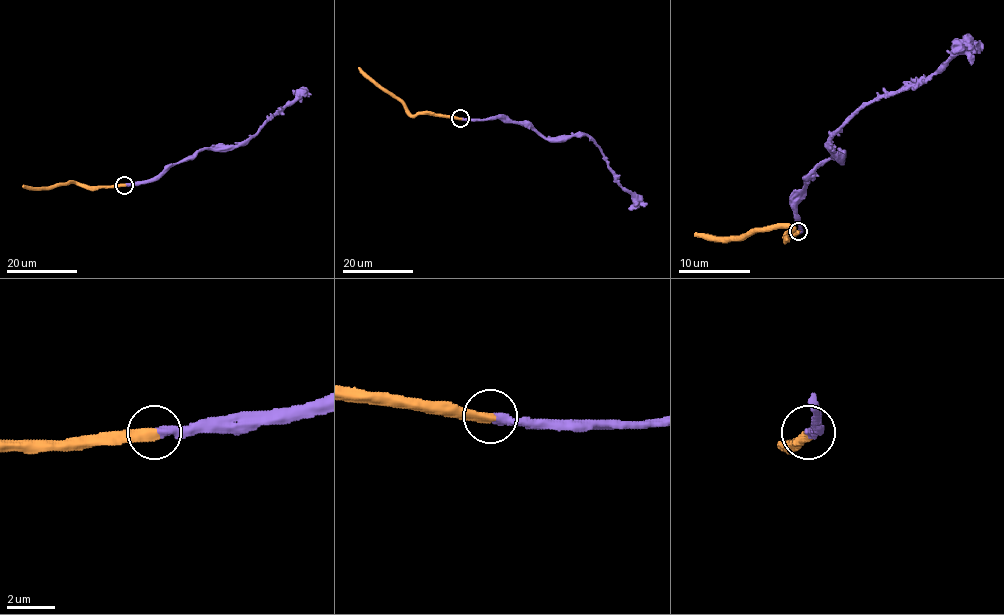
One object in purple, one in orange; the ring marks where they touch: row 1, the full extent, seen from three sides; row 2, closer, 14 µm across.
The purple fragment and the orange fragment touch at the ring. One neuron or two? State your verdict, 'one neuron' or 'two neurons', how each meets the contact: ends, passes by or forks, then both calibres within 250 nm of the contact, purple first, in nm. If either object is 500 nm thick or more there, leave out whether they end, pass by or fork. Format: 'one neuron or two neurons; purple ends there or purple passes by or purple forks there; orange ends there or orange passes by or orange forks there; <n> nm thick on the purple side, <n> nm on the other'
one neuron; purple ends there; orange ends there; 360 nm thick on the purple side, 440 nm on the other

